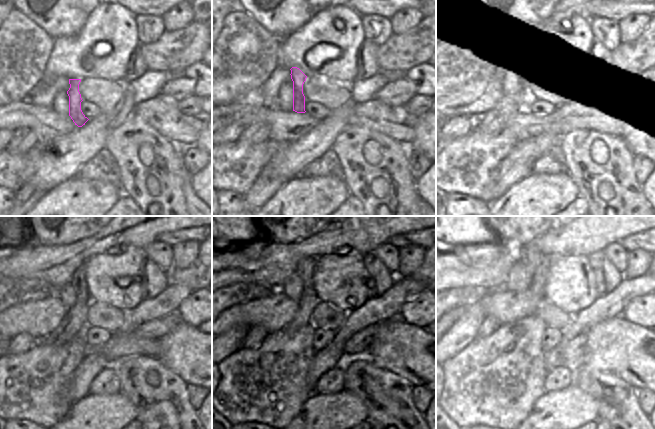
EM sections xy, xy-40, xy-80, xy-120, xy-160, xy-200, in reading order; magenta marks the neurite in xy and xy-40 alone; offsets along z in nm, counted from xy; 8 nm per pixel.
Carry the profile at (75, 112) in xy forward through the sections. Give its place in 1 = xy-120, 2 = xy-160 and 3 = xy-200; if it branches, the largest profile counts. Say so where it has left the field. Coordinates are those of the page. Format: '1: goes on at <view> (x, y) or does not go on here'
1: goes on at xy-120 (78, 281)
2: goes on at xy-160 (305, 268)
3: goes on at xy-200 (530, 257)

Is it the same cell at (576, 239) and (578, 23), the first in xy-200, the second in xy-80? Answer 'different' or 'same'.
different

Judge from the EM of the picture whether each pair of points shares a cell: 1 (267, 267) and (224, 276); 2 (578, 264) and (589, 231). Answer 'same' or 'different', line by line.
1: same
2: different

